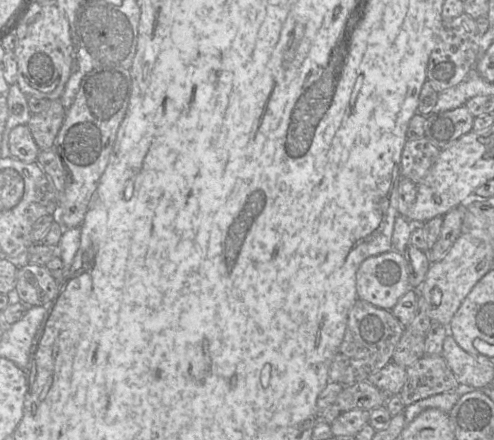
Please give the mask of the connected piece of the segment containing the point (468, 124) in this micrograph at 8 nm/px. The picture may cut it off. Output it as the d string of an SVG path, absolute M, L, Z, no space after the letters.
M465 106L431 113L425 119L425 137L440 150L448 148L462 135L473 130L474 119Z

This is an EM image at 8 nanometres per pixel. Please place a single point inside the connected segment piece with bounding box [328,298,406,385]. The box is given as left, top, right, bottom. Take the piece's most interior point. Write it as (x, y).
(372, 333)

